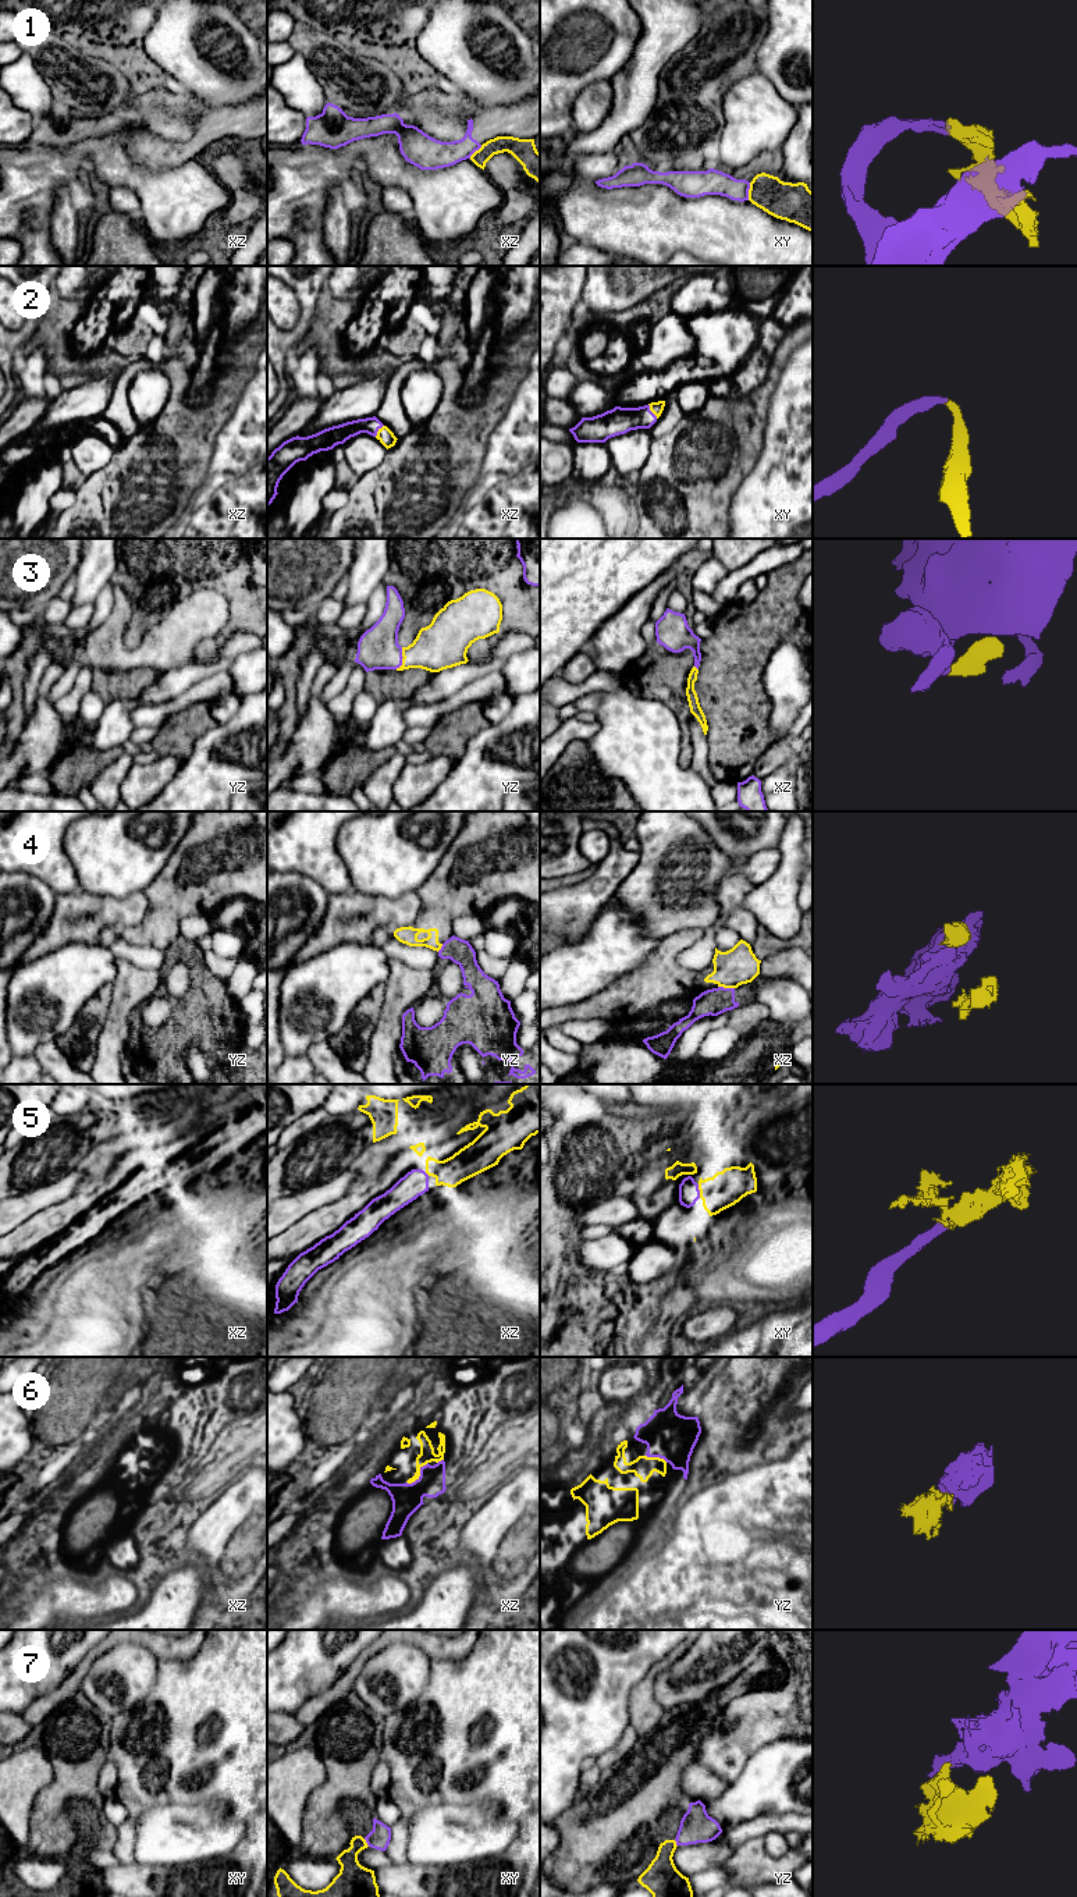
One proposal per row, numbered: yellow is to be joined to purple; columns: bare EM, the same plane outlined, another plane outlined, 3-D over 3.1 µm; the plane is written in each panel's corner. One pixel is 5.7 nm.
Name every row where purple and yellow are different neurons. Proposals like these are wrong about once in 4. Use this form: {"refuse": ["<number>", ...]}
{"refuse": ["1", "4", "7"]}

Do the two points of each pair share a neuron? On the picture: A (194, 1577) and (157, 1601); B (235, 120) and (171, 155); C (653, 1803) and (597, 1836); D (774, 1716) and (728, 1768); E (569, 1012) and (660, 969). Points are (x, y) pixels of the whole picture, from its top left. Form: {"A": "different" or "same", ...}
{"A": "same", "B": "same", "C": "same", "D": "same", "E": "same"}

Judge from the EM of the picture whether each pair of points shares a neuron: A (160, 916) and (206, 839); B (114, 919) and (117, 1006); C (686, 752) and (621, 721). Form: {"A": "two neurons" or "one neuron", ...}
{"A": "one neuron", "B": "two neurons", "C": "two neurons"}

